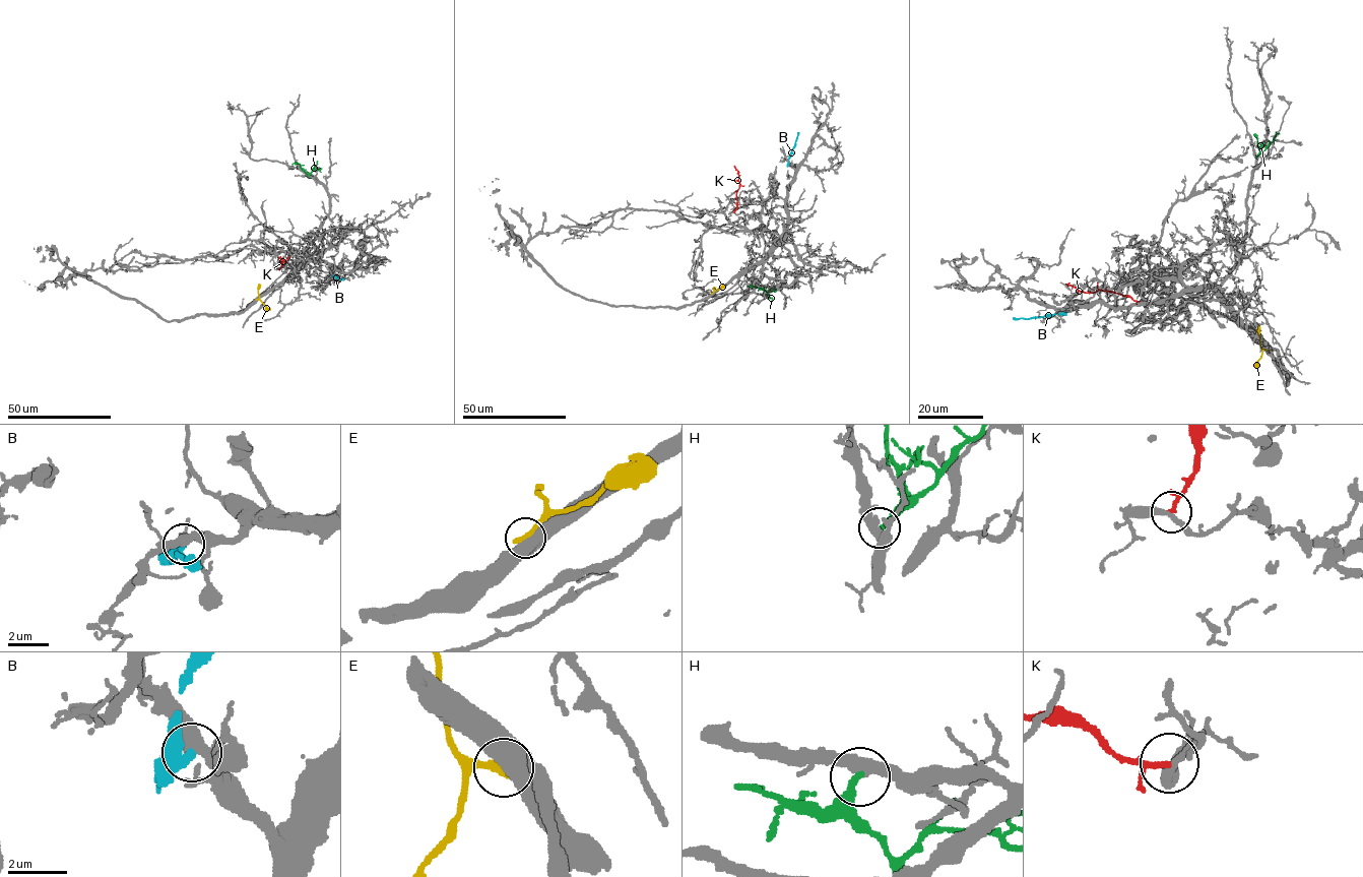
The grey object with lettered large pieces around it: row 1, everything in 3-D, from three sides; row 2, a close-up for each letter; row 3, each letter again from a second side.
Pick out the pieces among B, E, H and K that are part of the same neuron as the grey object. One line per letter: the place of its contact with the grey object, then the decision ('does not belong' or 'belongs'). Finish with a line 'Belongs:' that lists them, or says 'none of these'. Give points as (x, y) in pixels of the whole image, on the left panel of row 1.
B: contact (334, 274); does not belong
E: contact (257, 299); does not belong
H: contact (309, 177); does not belong
K: contact (279, 268); does not belong
Belongs: none of these

